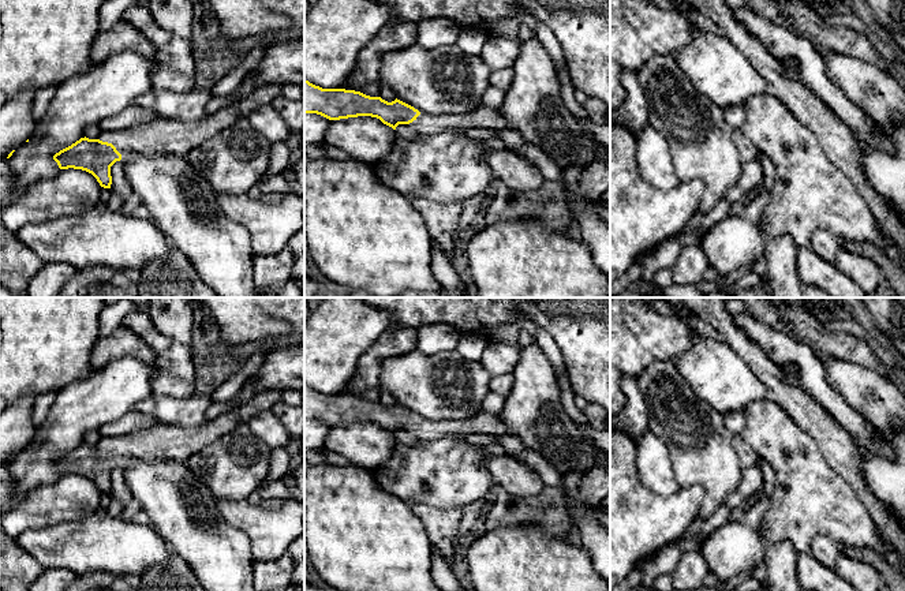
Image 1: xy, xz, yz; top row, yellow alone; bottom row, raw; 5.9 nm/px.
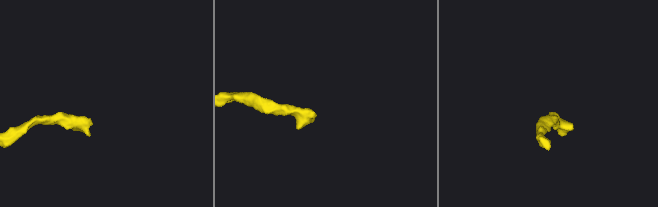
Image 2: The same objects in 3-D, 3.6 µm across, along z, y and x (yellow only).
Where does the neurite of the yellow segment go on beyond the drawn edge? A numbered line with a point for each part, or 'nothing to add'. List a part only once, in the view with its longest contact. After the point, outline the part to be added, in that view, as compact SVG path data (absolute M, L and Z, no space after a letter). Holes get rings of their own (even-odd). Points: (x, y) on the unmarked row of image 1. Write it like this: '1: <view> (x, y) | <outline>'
1: xy (171, 442) | M281 392L255 393L233 411L199 426L154 426L127 435L101 437L100 446L112 449L121 464L130 457L145 461L160 459L186 461L192 453L231 433L239 424L247 423L257 414L270 409L278 401Z

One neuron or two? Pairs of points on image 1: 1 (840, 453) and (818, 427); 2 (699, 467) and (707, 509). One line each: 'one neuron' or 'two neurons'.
1: one neuron
2: one neuron

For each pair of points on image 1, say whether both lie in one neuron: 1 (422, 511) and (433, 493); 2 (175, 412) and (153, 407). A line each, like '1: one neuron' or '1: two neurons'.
1: two neurons
2: one neuron

